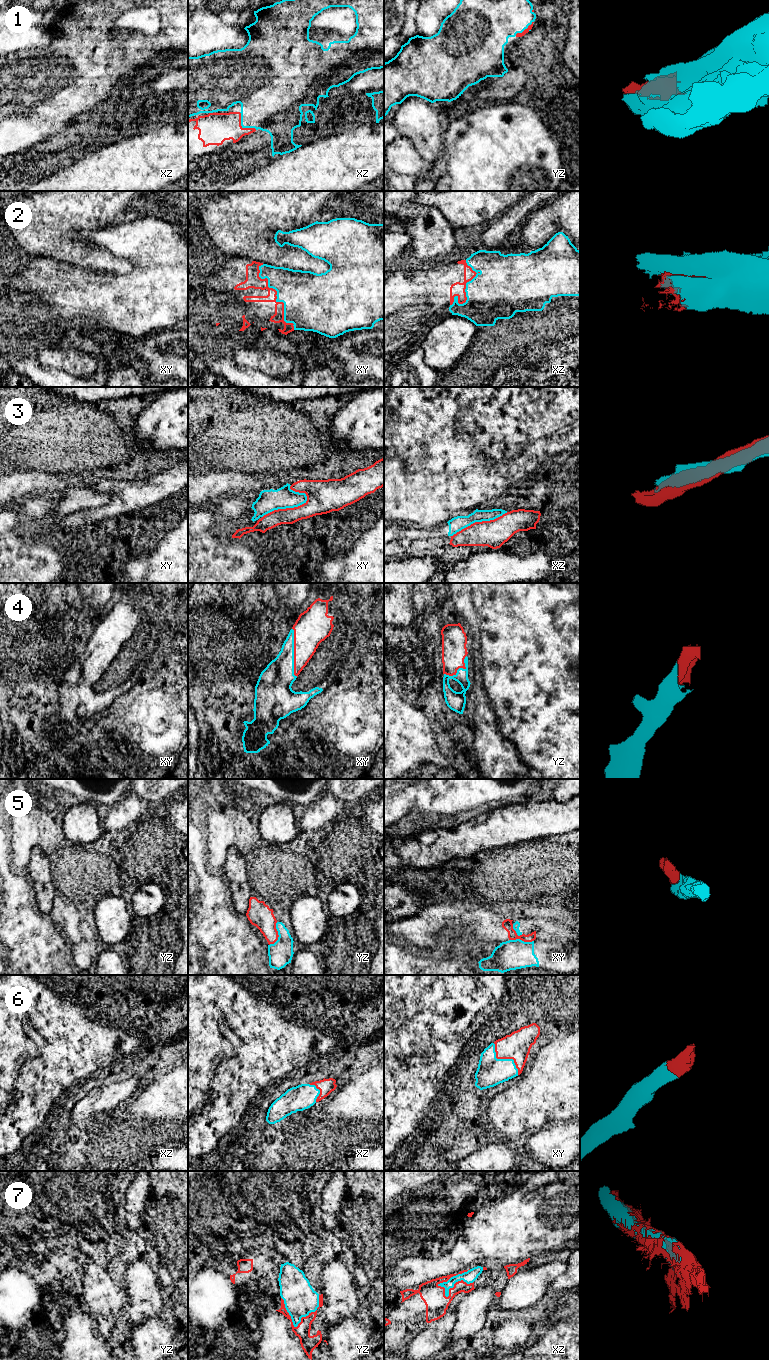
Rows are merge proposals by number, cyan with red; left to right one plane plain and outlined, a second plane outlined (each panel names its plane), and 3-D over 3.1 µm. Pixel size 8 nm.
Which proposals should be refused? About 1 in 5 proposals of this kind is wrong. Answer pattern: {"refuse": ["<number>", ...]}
{"refuse": ["3", "5"]}

